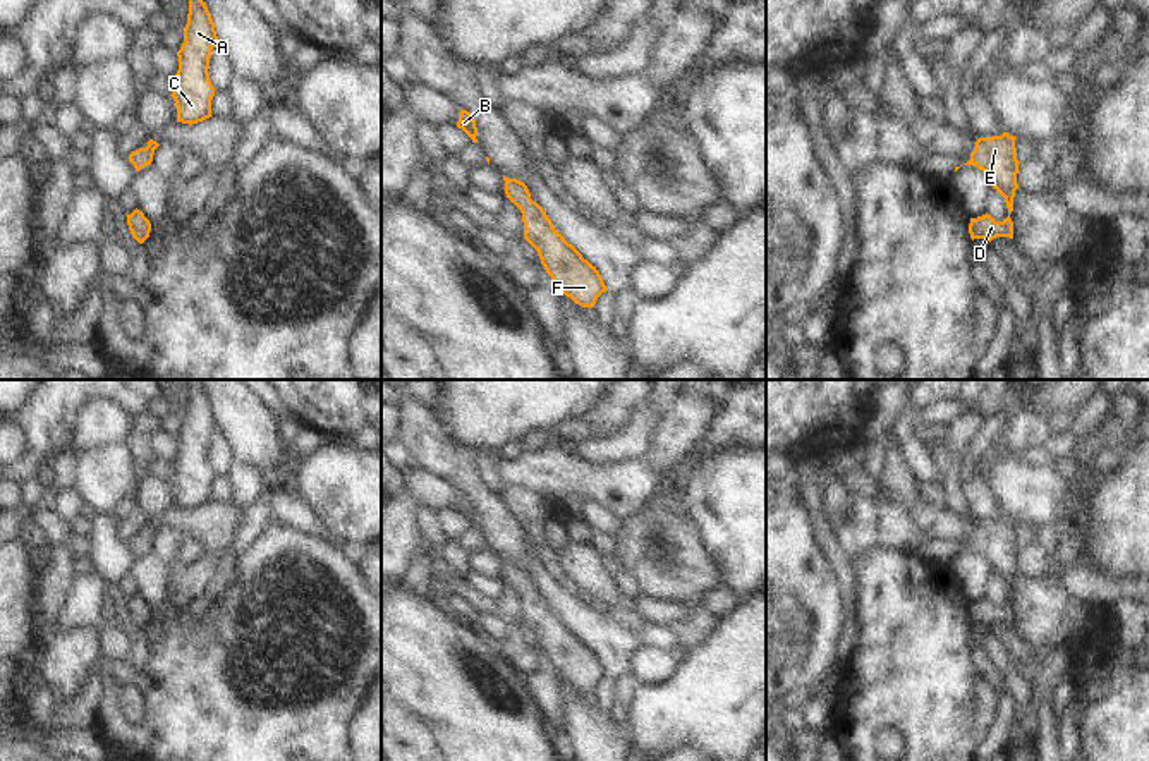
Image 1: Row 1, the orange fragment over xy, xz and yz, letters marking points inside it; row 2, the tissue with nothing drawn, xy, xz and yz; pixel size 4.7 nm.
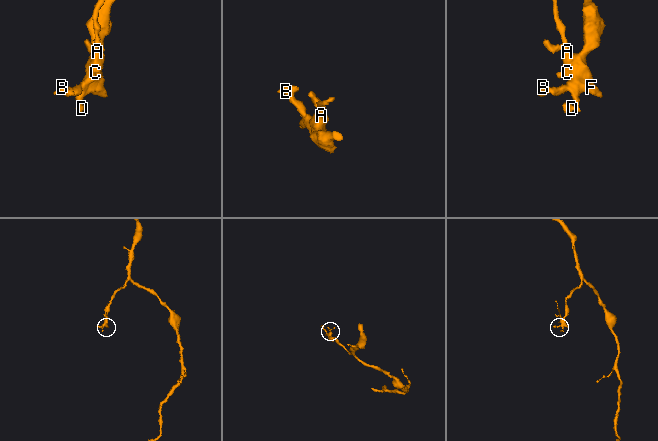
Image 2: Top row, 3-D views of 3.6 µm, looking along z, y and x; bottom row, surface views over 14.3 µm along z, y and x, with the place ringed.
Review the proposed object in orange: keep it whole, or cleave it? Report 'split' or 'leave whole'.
leave whole

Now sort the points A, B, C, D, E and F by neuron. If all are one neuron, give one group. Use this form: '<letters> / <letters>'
A B C D E F

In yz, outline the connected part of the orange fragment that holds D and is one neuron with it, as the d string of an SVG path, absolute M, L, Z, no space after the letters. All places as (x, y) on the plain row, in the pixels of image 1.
M1003 517L1001 521L979 522L976 526L970 545L964 550L976 550L979 555L986 557L996 574L1006 587L1008 601L1003 606L996 606L991 600L982 600L970 603L969 618L970 624L993 625L996 622L1013 624L1013 606L1010 598L1013 596L1013 582L1018 574L1017 558L1018 545L1015 533L1015 521Z

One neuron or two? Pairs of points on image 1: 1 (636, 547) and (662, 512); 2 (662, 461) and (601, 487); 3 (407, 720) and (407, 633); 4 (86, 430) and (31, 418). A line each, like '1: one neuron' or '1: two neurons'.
1: one neuron
2: two neurons
3: two neurons
4: two neurons

